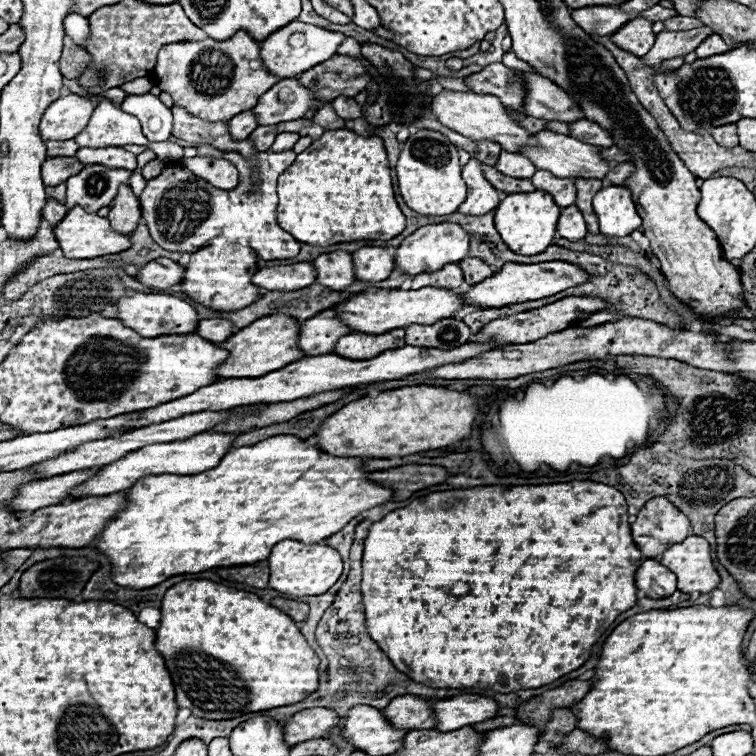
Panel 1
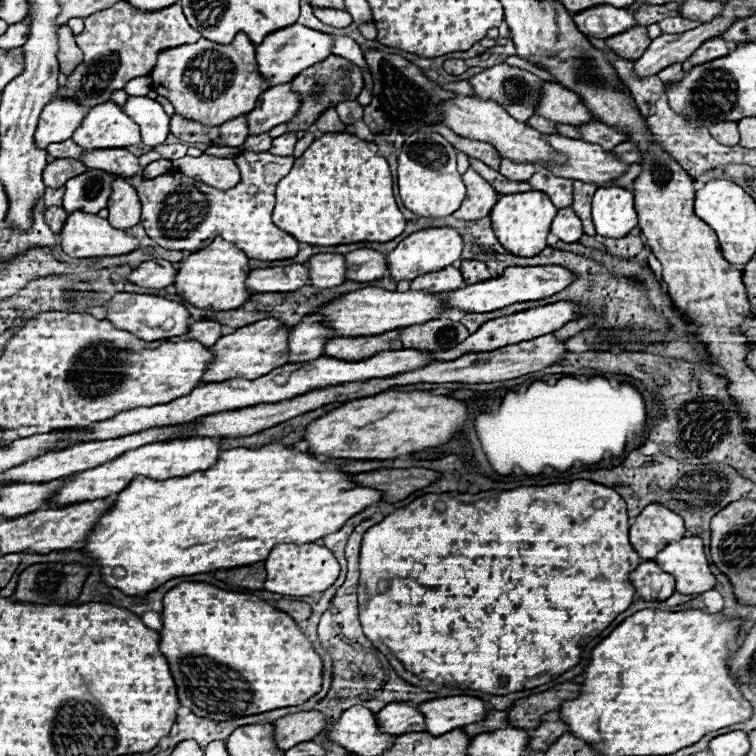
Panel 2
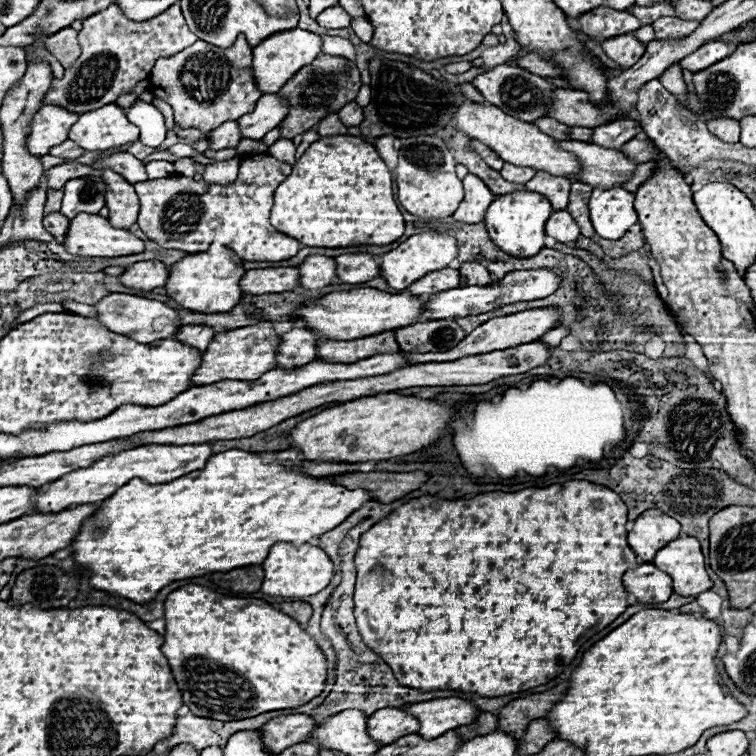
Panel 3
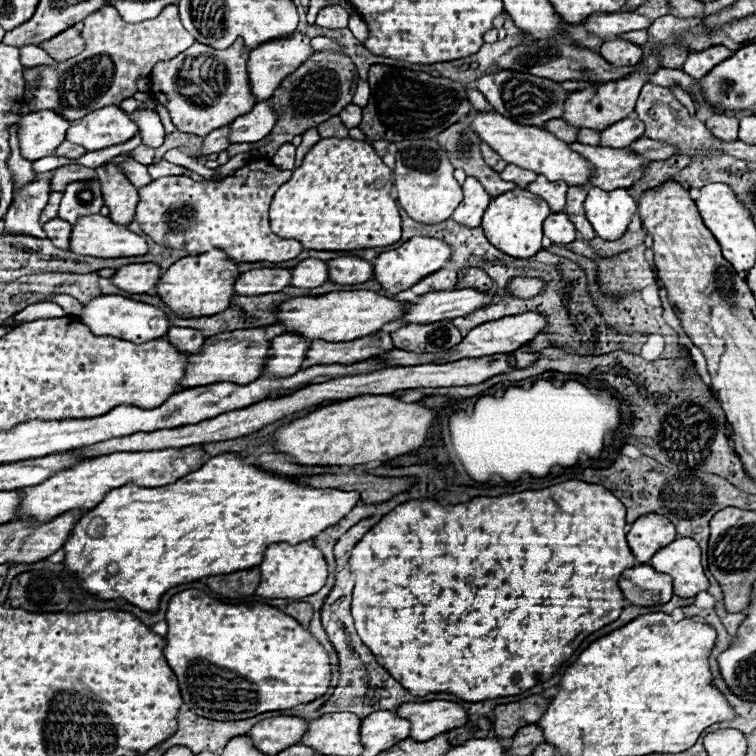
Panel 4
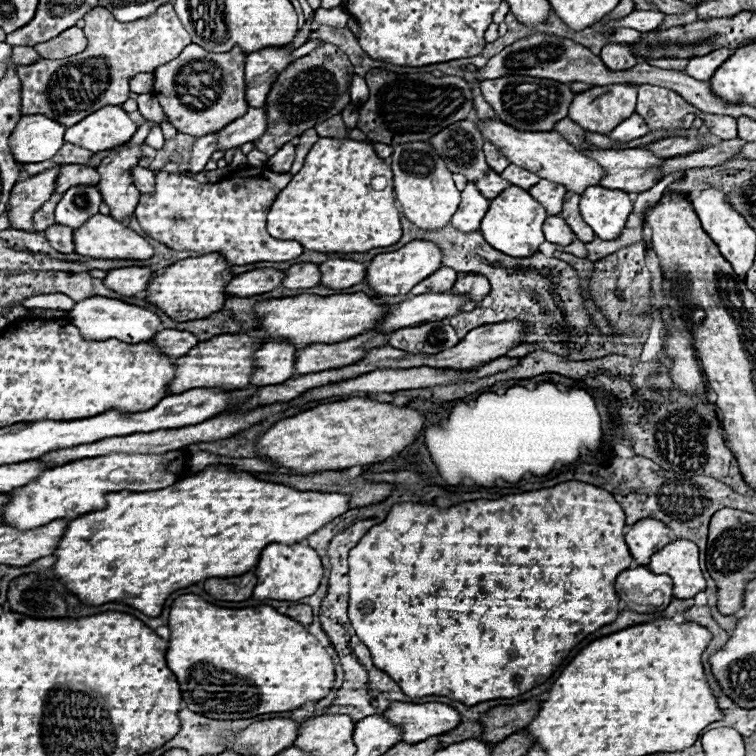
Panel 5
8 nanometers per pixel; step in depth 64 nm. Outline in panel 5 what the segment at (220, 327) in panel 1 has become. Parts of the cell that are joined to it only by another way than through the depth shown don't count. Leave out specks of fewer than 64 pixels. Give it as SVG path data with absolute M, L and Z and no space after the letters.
M164 330L160 332L160 336L154 336L152 342L158 342L160 348L168 352L168 356L182 356L190 352L200 340L188 330Z

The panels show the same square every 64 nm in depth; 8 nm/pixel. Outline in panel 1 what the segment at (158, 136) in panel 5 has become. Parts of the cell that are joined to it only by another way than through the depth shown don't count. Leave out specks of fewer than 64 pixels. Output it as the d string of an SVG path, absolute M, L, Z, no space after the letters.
M150 92L130 94L120 108L140 120L142 132L150 142L164 142L172 136L172 110L164 106L158 96Z

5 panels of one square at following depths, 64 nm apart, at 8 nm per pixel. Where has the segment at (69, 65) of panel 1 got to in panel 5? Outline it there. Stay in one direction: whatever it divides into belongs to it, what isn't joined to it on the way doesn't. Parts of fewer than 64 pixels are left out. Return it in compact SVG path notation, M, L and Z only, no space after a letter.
M76 26L64 30L62 34L58 34L56 38L36 44L34 46L42 58L52 58L52 60L62 60L68 56L74 56L78 52L82 52L86 48L86 38L84 32Z

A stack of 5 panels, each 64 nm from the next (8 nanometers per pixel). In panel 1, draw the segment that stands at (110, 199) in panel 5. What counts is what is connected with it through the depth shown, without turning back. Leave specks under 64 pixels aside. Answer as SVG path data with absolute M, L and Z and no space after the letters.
M130 186L120 188L118 196L110 204L108 220L112 228L124 236L130 236L140 222L140 202L132 194Z

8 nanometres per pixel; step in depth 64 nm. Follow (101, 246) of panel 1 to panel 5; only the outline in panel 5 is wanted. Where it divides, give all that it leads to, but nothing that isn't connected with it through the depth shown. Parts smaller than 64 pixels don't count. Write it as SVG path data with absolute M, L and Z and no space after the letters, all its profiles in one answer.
M94 214L74 230L74 250L100 260L146 260L154 254L140 234L104 214Z

